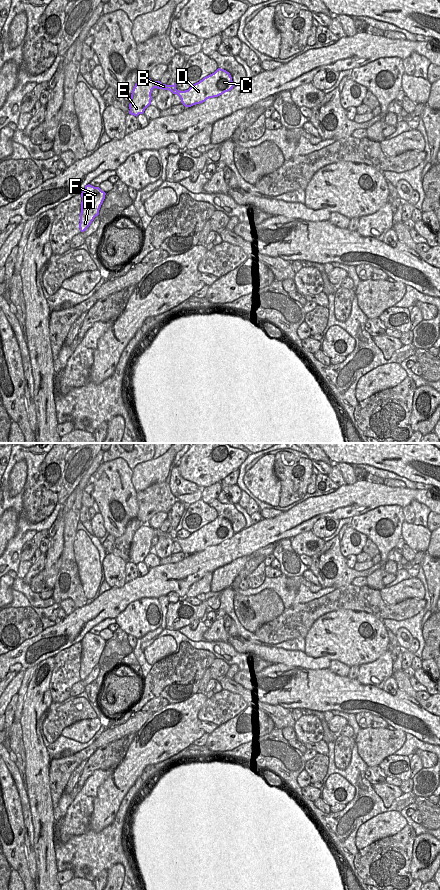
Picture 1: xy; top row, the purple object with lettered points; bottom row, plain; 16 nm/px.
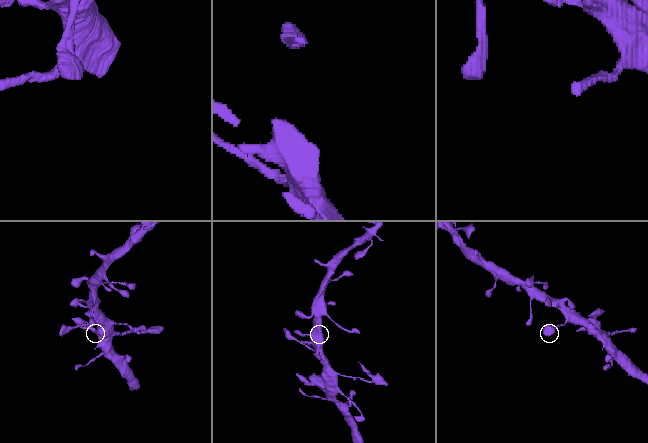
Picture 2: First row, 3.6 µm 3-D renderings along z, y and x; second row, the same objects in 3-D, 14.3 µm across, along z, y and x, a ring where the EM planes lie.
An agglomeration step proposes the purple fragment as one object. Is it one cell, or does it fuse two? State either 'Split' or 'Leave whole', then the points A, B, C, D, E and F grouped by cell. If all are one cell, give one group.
Leave whole. Groups: A B C D E F

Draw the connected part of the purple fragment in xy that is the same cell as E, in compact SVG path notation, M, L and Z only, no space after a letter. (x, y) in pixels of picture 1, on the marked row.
M221 68L191 85L185 91L177 90L176 83L166 85L160 81L153 81L149 77L142 77L132 90L129 114L137 117L144 113L145 109L151 104L151 93L154 88L169 90L173 94L177 94L185 107L191 107L203 103L209 98L218 97L230 91L233 87L234 83L230 73Z

